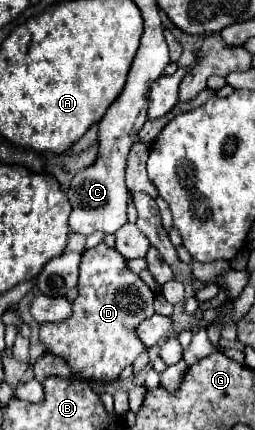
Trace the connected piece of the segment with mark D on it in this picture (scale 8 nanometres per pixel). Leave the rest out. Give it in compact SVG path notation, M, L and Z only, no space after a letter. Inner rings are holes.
M98 244L82 254L78 296L72 302L70 318L40 324L40 342L46 352L62 358L74 378L88 382L114 382L120 372L148 348L140 342L136 328L154 314L154 292L138 274L128 268L128 260L106 244Z

